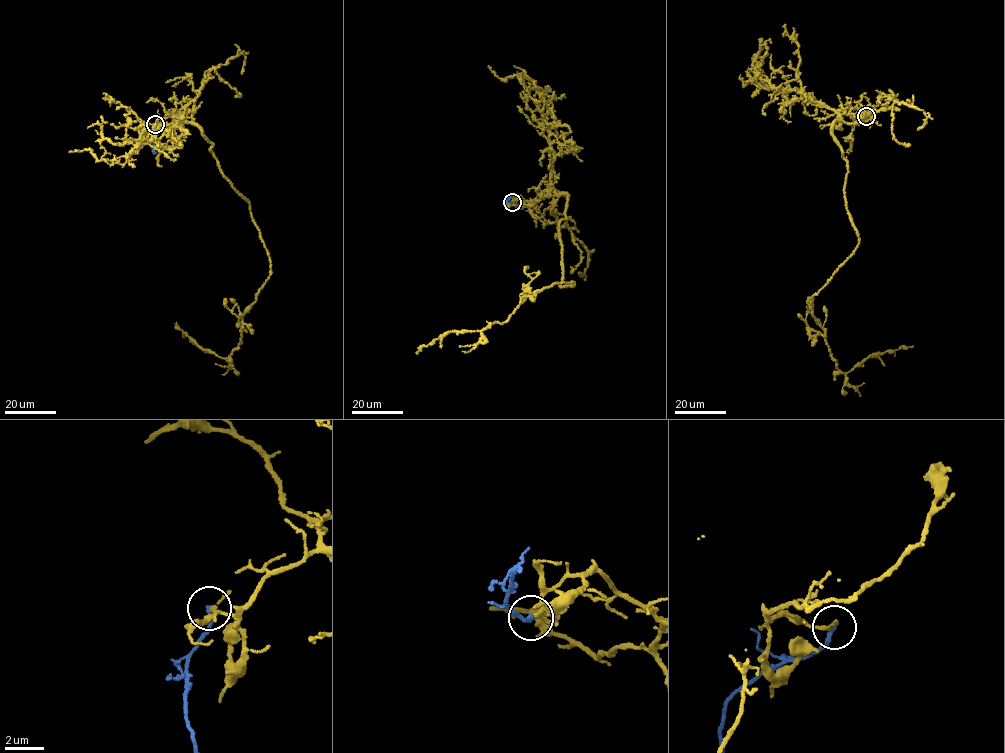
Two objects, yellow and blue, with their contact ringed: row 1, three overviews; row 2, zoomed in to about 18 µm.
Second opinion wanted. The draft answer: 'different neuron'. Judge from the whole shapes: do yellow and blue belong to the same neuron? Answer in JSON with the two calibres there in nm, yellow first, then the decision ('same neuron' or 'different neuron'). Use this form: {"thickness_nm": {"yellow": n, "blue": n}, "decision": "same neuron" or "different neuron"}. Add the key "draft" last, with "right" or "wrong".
{"thickness_nm": {"yellow": 140, "blue": 220}, "decision": "different neuron", "draft": "right"}

